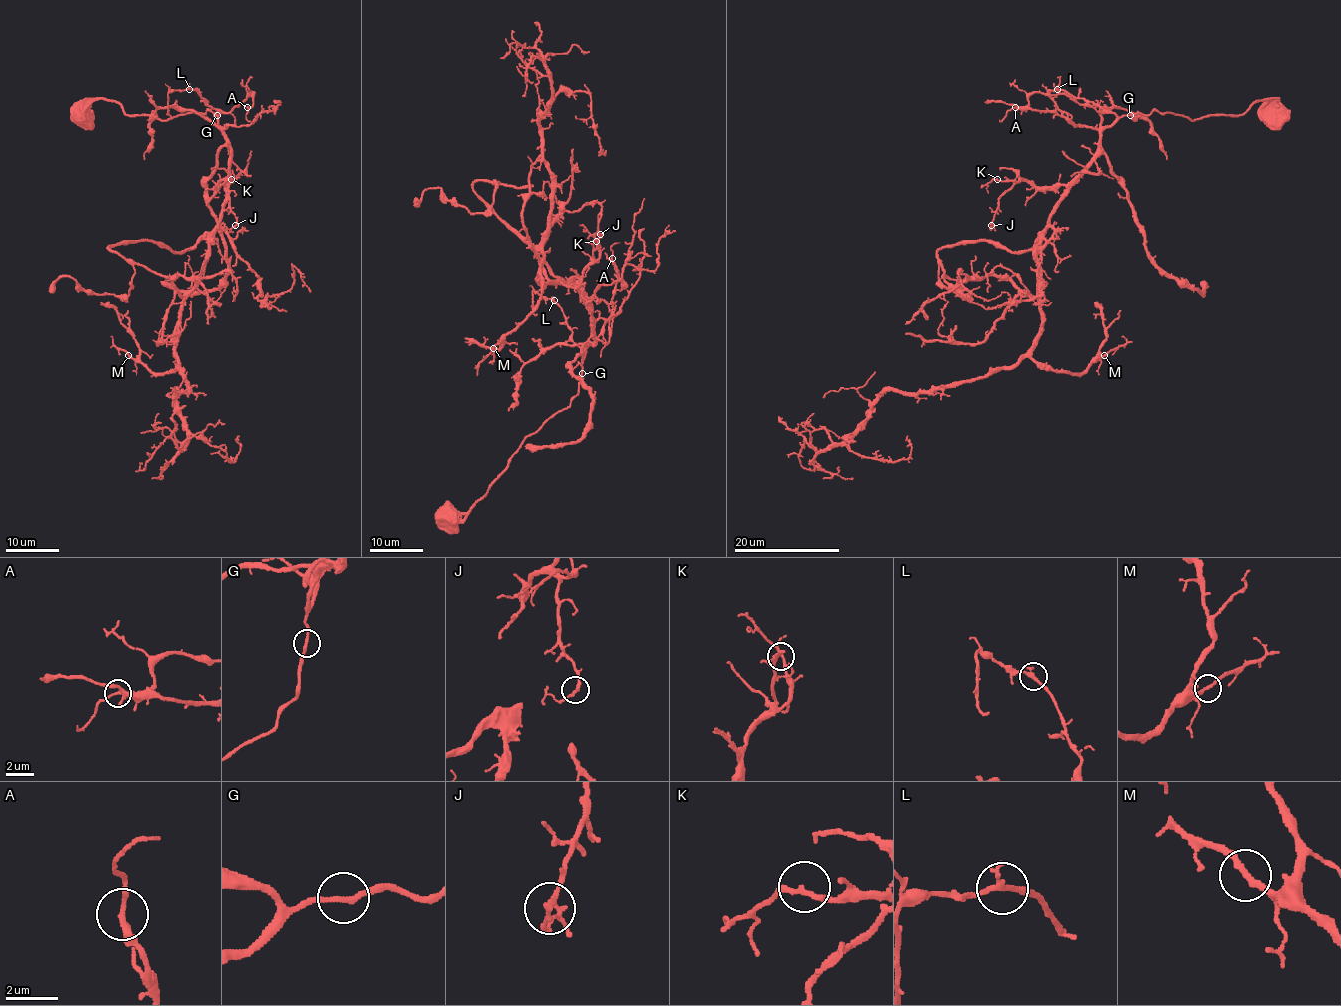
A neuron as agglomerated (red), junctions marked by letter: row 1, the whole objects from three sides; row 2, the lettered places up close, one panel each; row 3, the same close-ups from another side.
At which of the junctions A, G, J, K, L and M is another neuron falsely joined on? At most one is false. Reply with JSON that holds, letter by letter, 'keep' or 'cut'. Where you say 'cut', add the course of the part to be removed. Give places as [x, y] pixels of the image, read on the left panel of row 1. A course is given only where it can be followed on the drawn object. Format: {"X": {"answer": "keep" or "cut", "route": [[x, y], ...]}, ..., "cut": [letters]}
{"A": {"answer": "keep"}, "G": {"answer": "keep"}, "J": {"answer": "keep"}, "K": {"answer": "keep"}, "L": {"answer": "keep"}, "M": {"answer": "keep"}, "cut": []}

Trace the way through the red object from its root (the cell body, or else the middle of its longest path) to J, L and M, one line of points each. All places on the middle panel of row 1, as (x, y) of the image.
J: (565, 280), (572, 280), (585, 294), (591, 310), (584, 300), (581, 275), (593, 261), (593, 242), (600, 234)
L: (565, 280), (576, 284), (591, 306), (593, 342), (583, 360), (584, 352), (554, 300)
M: (565, 280), (542, 284), (539, 275), (542, 295), (538, 306), (493, 348)

